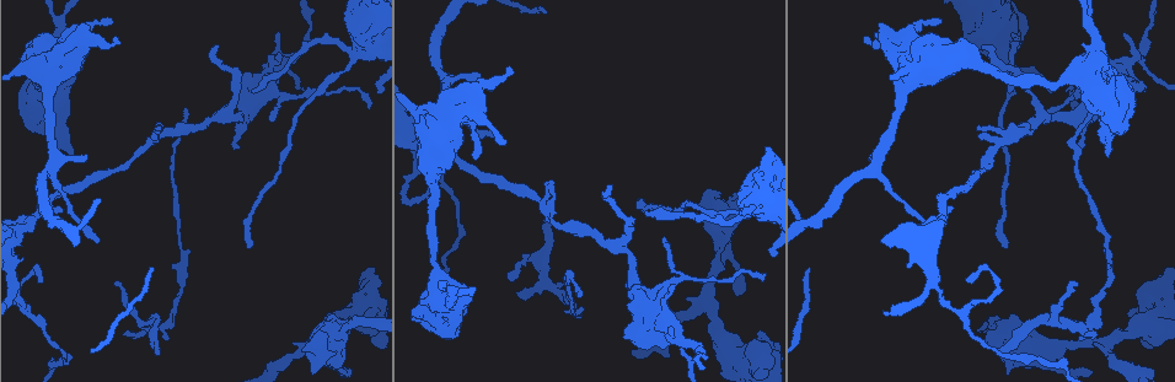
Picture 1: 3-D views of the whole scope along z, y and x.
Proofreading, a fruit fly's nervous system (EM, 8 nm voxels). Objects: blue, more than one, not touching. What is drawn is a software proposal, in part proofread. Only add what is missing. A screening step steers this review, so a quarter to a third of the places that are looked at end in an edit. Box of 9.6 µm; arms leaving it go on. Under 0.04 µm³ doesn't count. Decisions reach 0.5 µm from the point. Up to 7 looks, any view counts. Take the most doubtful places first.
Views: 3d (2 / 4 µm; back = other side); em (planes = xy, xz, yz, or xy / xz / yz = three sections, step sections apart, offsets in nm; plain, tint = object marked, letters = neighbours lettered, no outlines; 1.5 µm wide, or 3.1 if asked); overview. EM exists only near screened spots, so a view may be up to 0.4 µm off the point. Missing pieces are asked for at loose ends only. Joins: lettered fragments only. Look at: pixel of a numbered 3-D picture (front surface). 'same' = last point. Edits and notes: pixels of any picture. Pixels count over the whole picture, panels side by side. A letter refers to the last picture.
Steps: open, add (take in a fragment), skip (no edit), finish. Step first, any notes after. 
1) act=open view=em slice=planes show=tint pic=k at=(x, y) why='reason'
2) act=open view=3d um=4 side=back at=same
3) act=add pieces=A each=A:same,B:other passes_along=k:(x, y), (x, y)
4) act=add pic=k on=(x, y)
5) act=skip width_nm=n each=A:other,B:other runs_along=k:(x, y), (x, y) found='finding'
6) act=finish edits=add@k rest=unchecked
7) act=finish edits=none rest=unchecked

act=open view=em slice=planes show=letters pic=1 at=(578, 296)

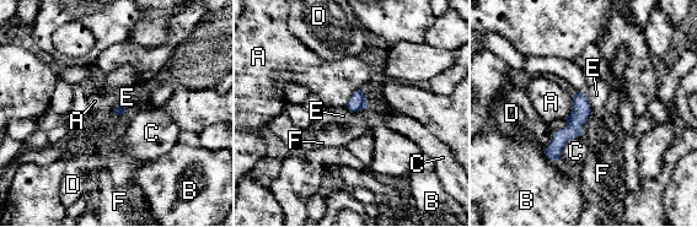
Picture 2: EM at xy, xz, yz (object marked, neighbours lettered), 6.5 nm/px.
act=skip each=A:other,B:other,C:other,D:other,E:other,F:other found='no lettered fragment goes on from it'

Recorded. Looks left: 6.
act=open view=em slice=yz step=8 show=letters pic=1 at=(115, 39) why='an open end'

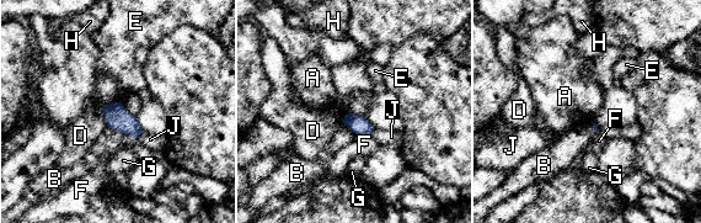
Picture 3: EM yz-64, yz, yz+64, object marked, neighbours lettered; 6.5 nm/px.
act=skip longest_contact=A:160nm each=A:other,B:other,D:other,E:other,F:other,G:other,H:other,J:other border=3:(121, 102), (113, 104) found='no lettered fragment goes on from it'

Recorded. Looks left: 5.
act=open view=em slice=yz step=4 show=letters pic=1 at=(674, 284) why='an open end'

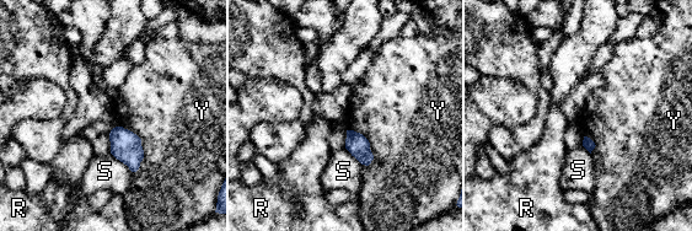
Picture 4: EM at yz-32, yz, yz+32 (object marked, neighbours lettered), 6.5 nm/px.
act=skip longest_contact=Y:340nm each=R:other,S:other,Y:other border=4:(110, 152), (132, 171) found='no lettered fragment goes on from it'

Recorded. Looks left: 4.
act=finish edits=none rest=unchecked

